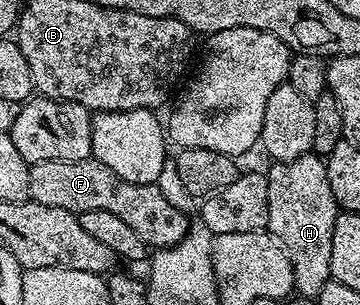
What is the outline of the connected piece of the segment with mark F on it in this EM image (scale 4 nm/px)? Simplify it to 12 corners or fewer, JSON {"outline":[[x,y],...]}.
{"outline":[[94,158],[32,164],[36,204],[109,210],[151,250],[189,235],[156,183]]}

